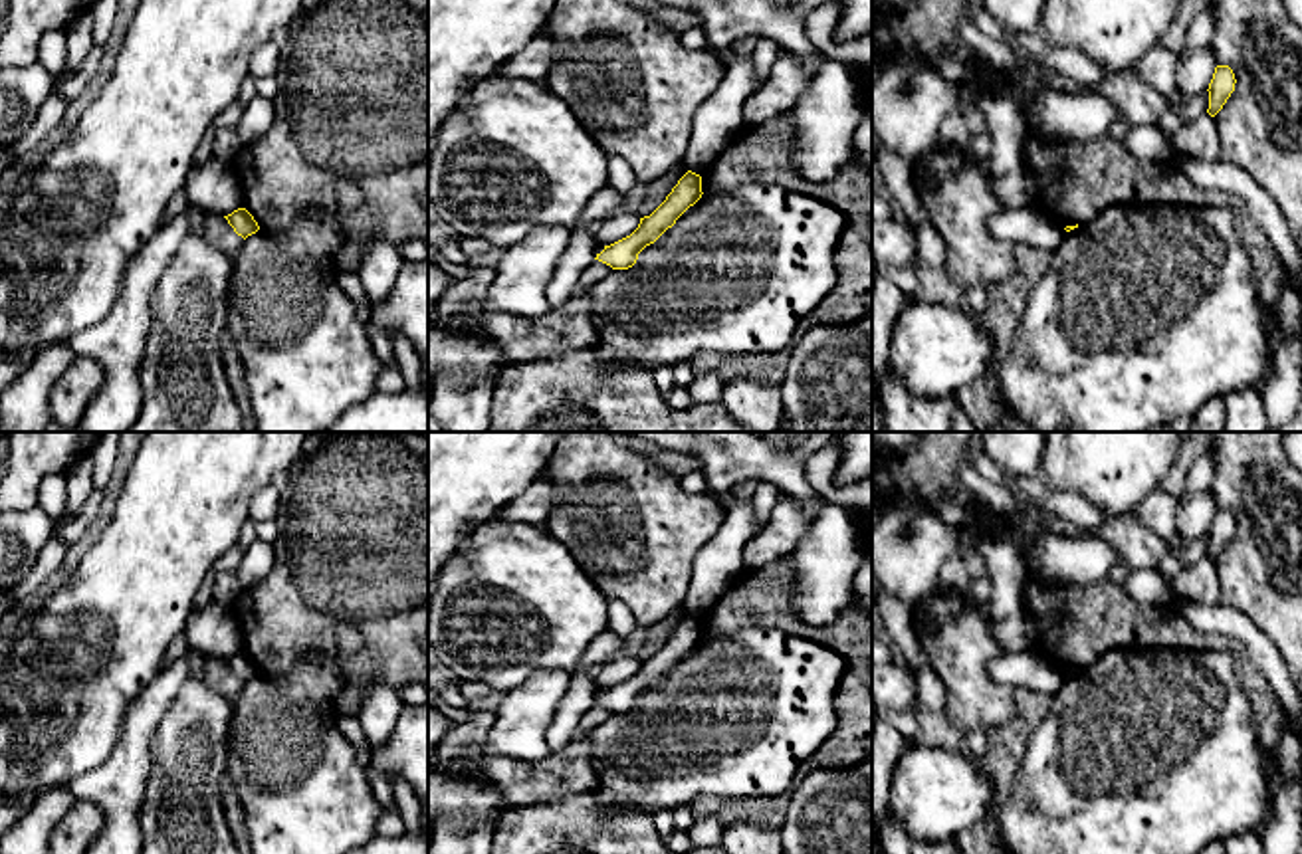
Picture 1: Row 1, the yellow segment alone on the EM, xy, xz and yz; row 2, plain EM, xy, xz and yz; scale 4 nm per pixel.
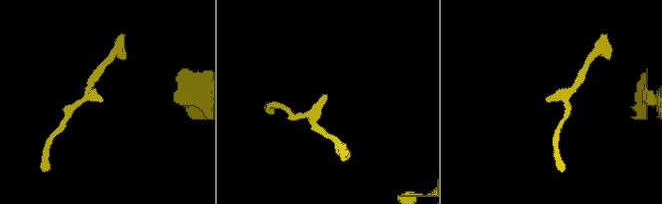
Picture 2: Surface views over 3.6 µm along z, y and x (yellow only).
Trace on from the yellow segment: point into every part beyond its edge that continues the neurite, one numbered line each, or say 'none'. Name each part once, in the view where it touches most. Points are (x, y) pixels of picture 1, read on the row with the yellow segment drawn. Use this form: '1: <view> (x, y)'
none

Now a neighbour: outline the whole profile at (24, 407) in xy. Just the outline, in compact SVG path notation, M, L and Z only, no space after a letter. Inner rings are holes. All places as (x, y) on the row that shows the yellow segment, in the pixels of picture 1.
M67 343L32 355L24 374L0 396L0 432L46 432L52 388L73 357Z

